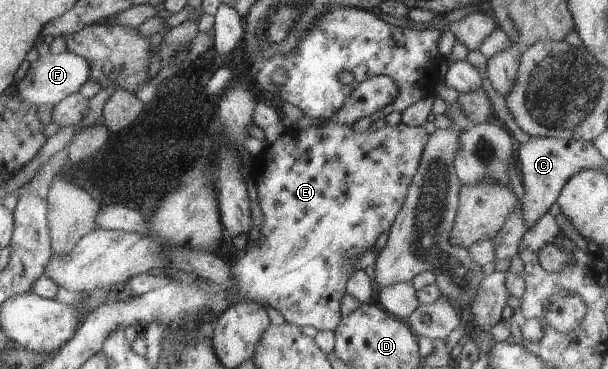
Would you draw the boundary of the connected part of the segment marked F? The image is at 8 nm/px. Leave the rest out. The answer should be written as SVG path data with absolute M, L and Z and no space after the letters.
M67 50L62 53L49 52L30 63L25 77L16 83L16 96L20 102L36 108L42 105L54 106L64 97L78 92L79 88L89 80L89 74L90 63L85 58Z

